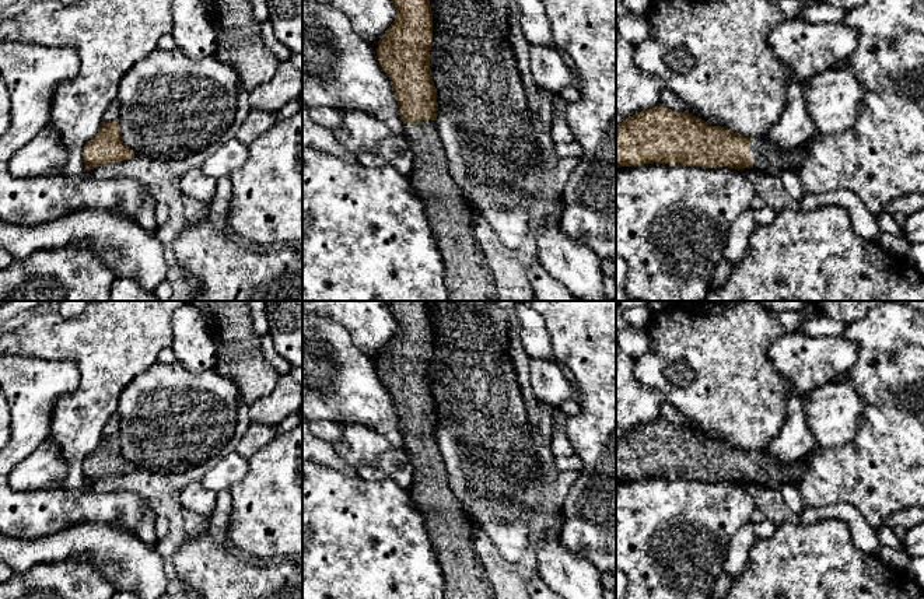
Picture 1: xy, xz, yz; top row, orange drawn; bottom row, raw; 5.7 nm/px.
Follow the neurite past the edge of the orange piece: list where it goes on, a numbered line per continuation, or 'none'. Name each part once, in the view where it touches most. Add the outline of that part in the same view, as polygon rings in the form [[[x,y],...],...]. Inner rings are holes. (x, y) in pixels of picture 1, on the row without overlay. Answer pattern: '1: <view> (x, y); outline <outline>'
1: xz (451, 535); outline [[[435,434],[405,437],[403,451],[413,466],[410,498],[419,509],[433,551],[444,574],[445,599],[496,599],[484,565],[475,551],[475,536],[462,502],[455,497]]]

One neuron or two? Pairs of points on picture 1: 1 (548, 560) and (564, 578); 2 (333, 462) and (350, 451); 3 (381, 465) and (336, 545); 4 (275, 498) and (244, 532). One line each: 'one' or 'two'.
1: one
2: two
3: two
4: one

